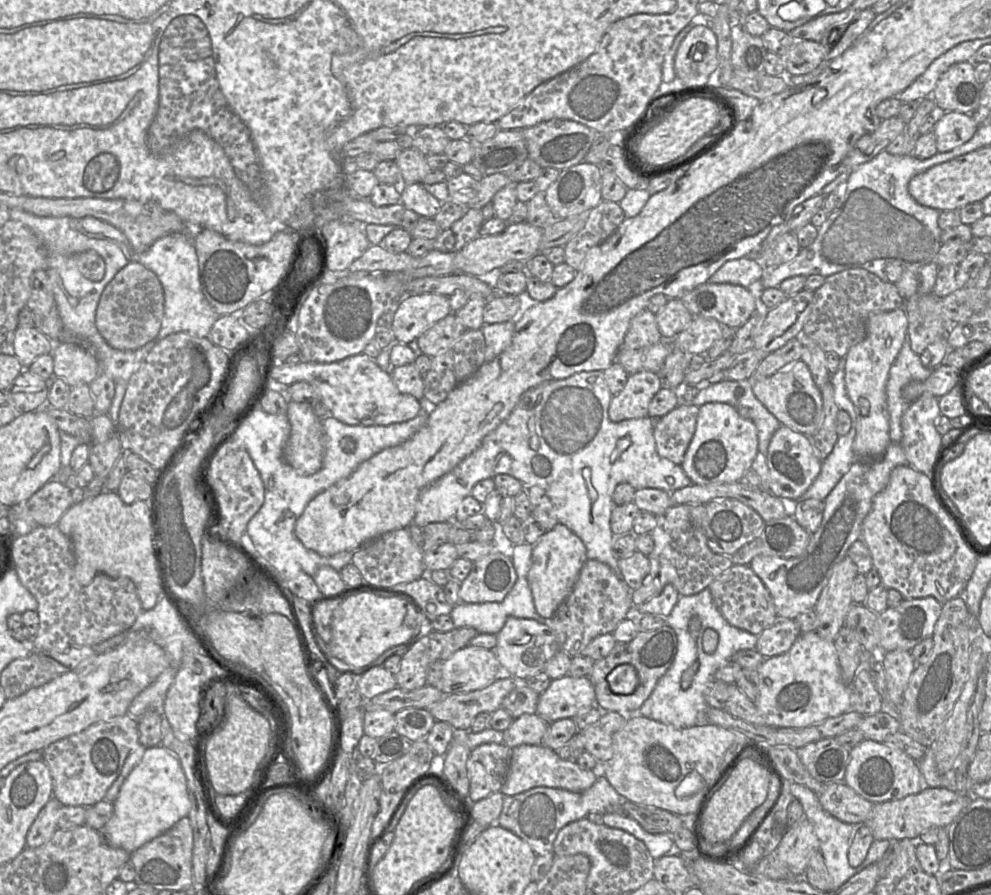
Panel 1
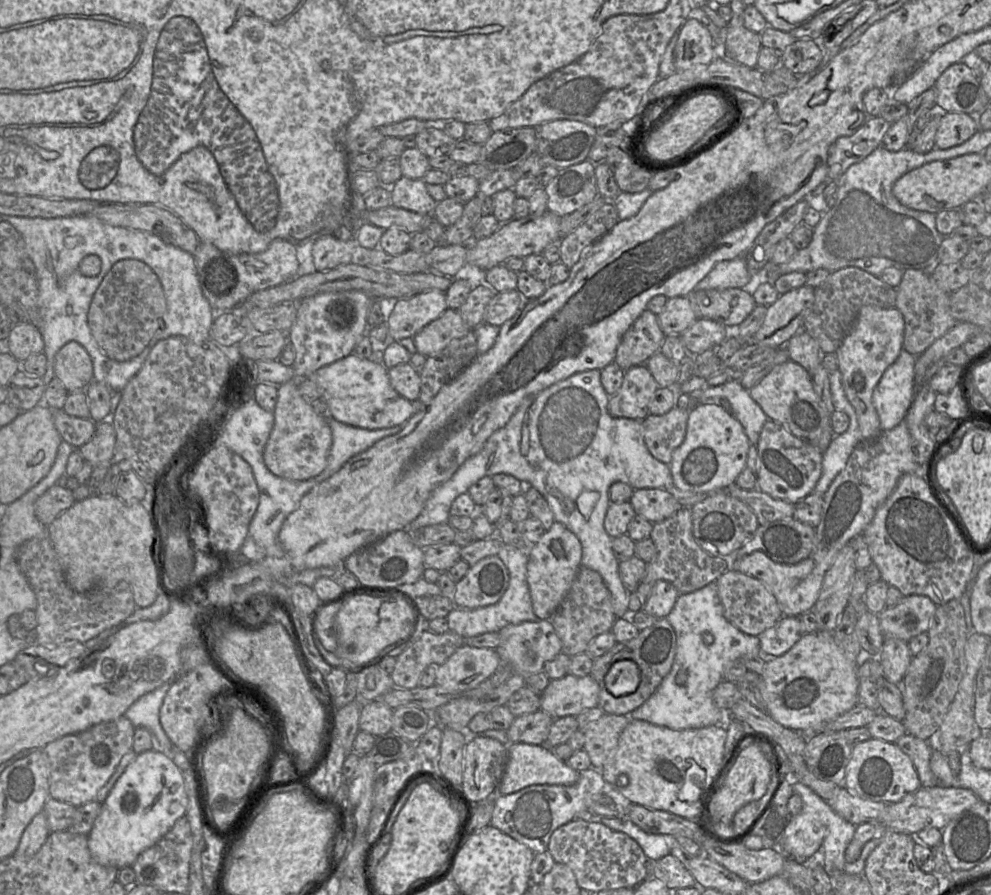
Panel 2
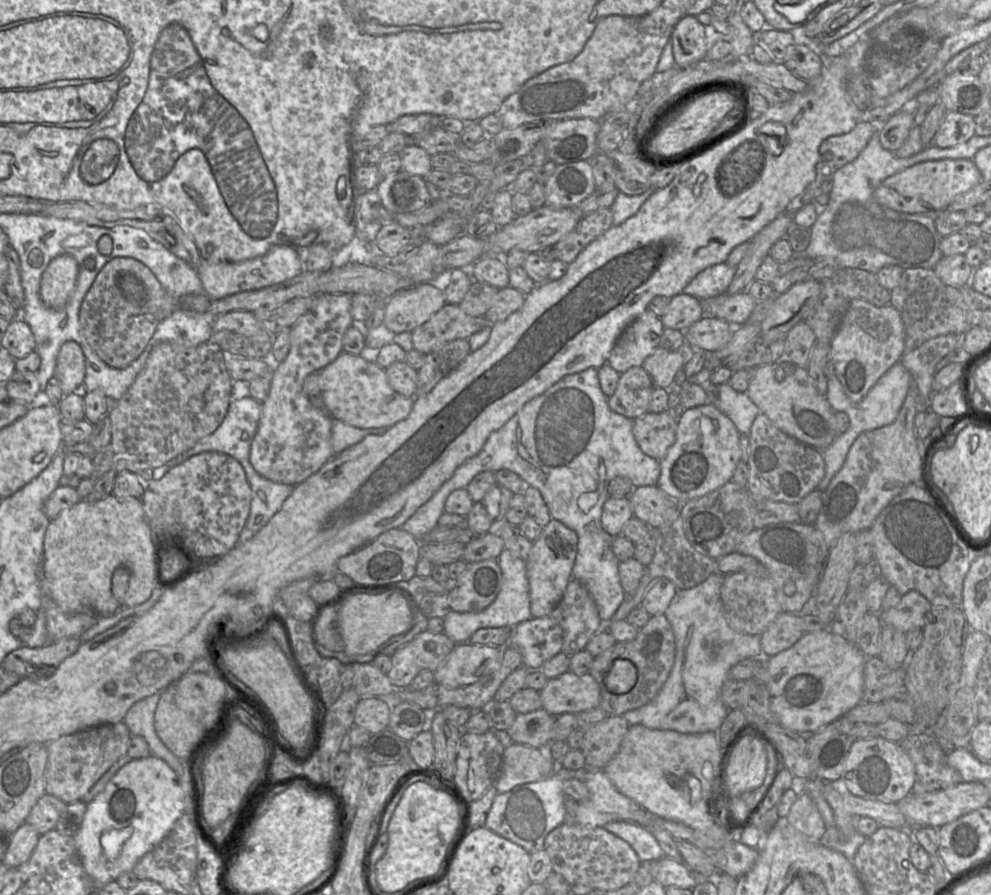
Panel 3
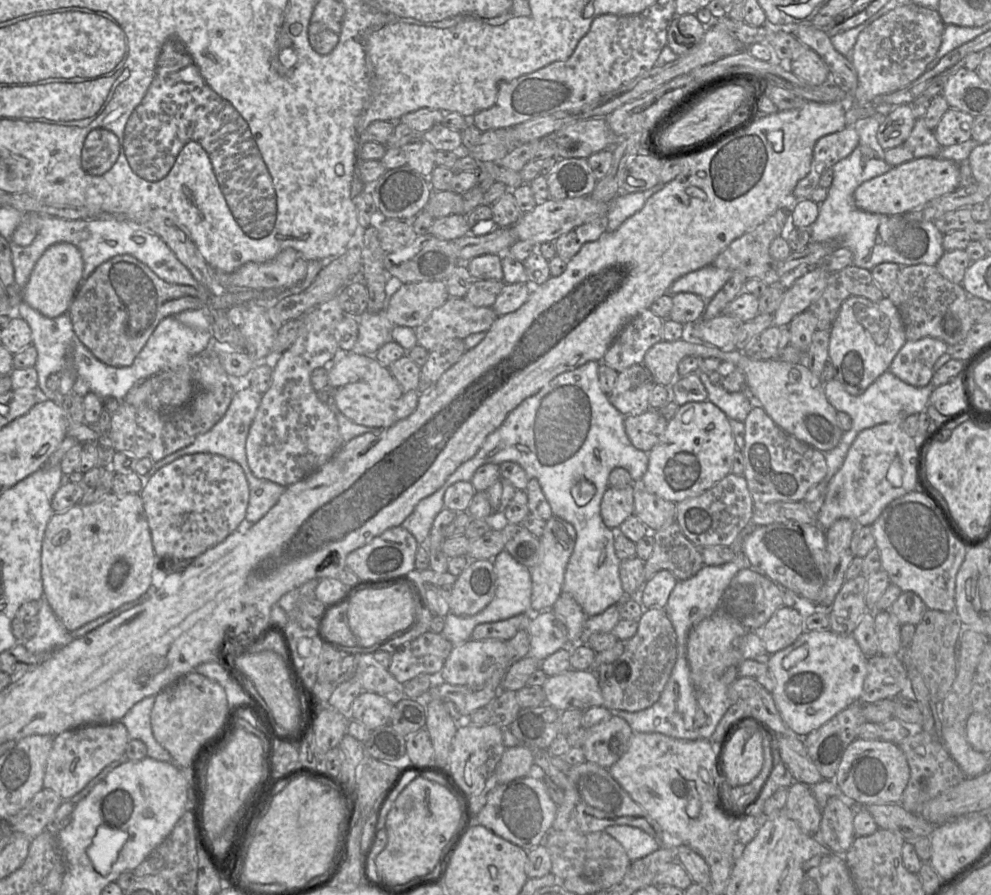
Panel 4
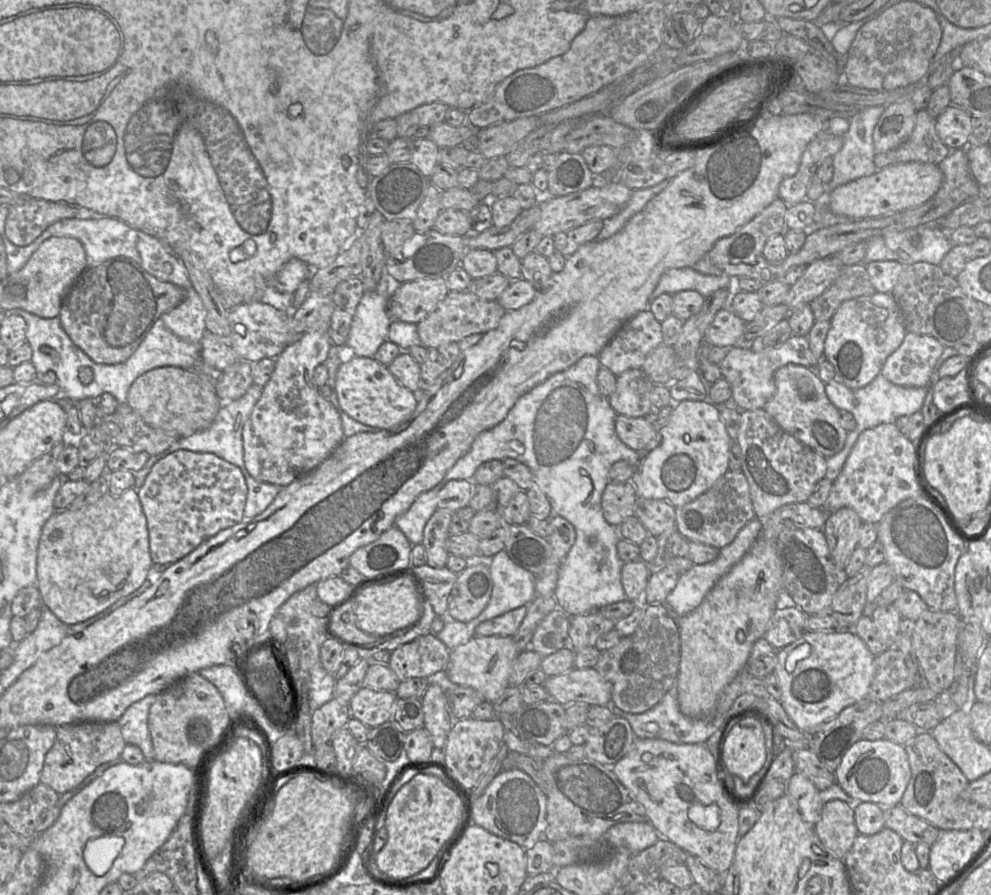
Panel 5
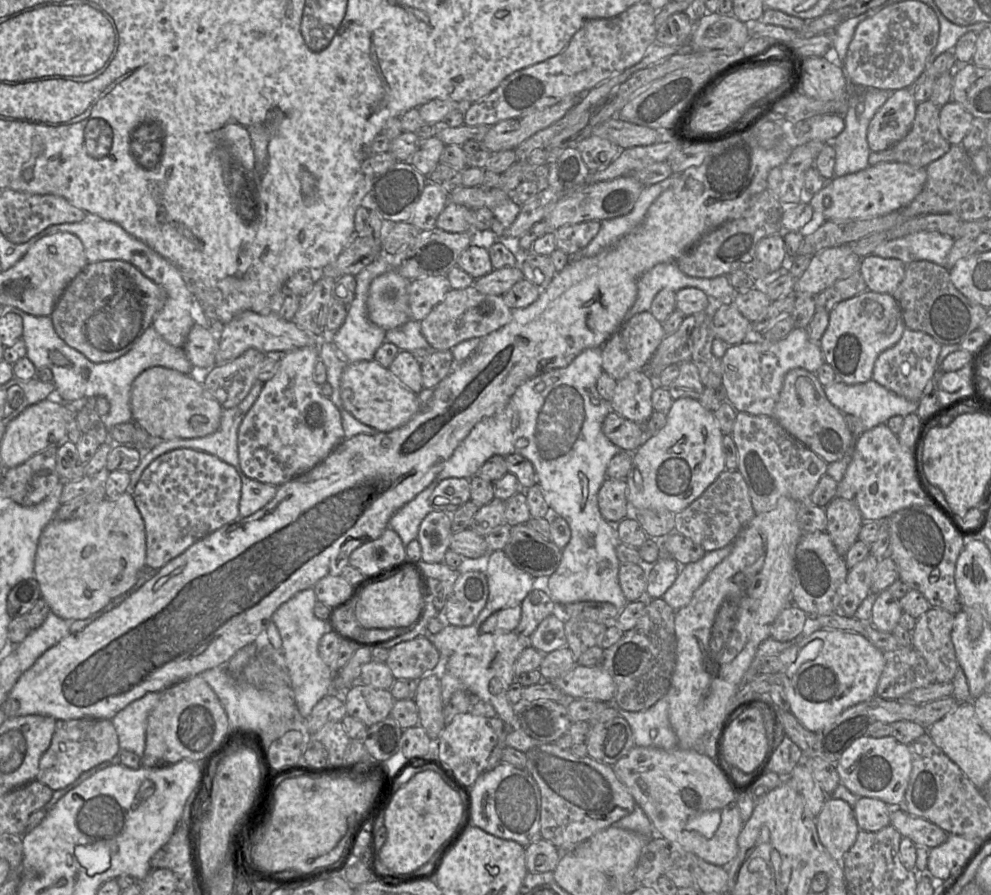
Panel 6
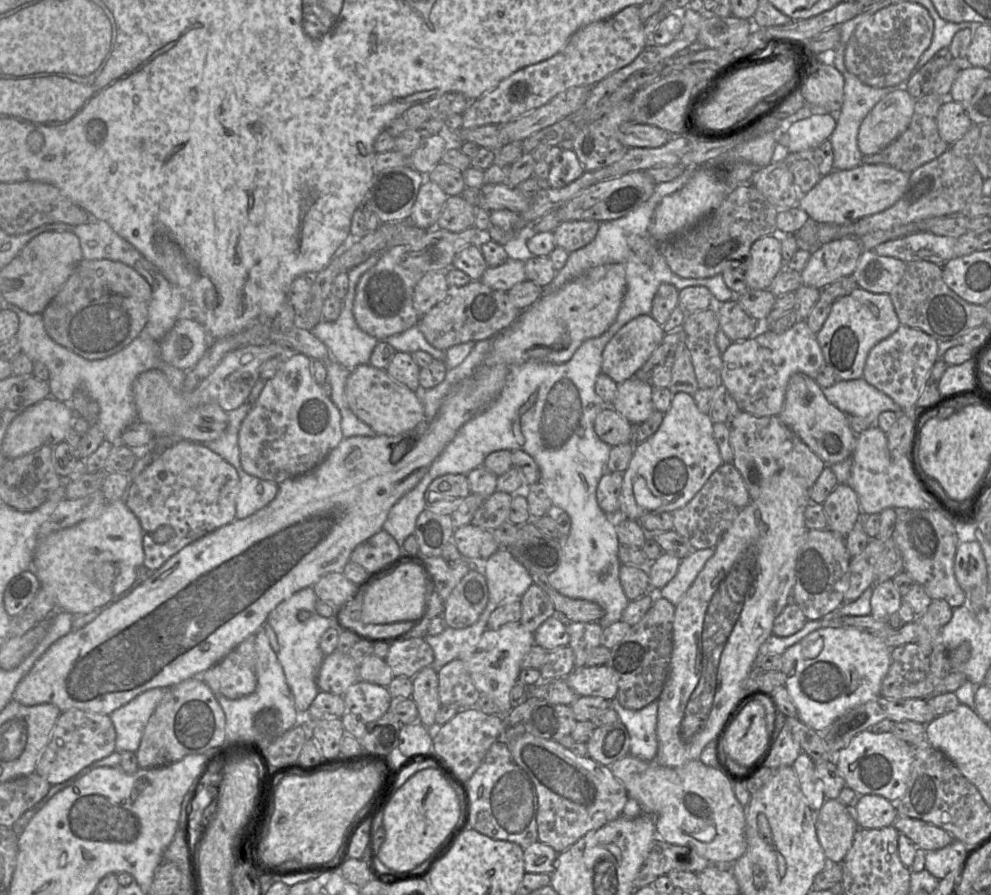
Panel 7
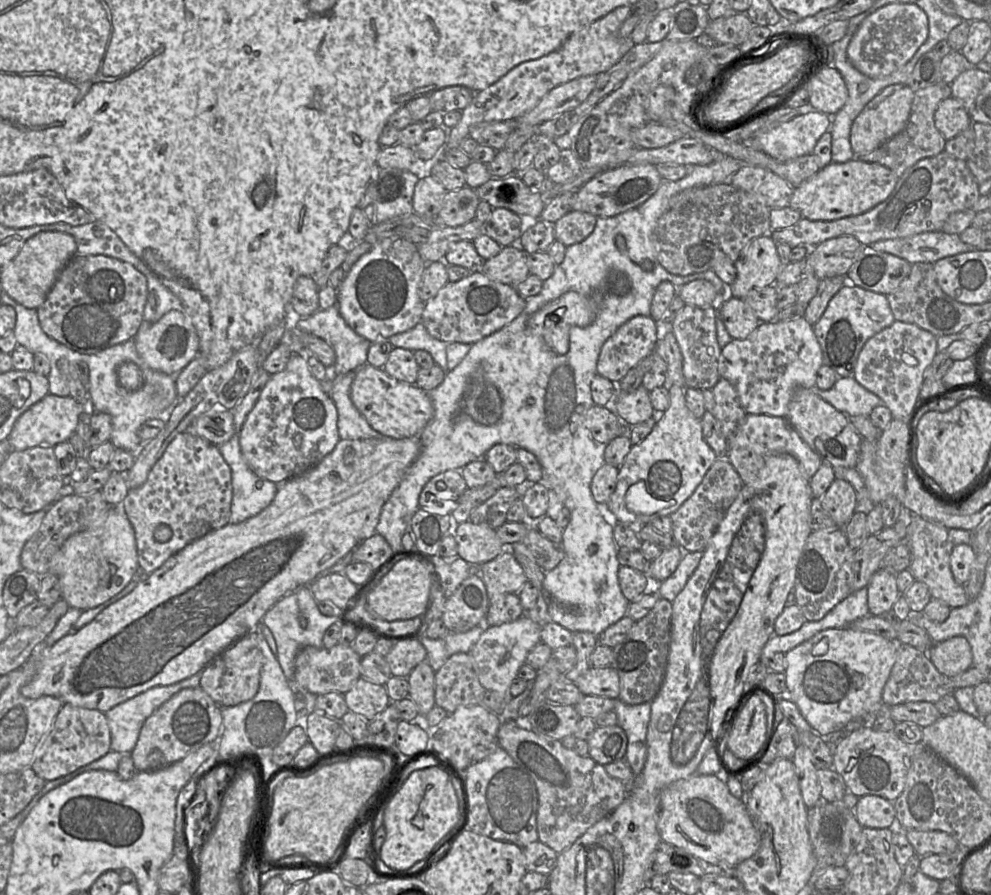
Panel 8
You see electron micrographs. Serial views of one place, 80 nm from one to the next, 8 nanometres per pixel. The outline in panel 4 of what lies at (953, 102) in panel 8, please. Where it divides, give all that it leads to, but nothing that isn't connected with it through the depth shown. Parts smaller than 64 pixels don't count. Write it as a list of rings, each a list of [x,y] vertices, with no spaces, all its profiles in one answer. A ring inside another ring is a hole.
[[[949,108],[934,130],[942,147],[961,144],[971,139],[974,117],[969,113]]]

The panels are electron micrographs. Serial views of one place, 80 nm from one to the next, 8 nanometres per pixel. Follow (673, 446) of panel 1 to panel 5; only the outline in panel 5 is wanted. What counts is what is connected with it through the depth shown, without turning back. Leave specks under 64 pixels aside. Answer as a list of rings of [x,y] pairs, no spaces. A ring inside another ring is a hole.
[[[618,414],[615,419],[615,431],[626,446],[640,453],[649,450],[658,432],[646,417],[628,417]]]

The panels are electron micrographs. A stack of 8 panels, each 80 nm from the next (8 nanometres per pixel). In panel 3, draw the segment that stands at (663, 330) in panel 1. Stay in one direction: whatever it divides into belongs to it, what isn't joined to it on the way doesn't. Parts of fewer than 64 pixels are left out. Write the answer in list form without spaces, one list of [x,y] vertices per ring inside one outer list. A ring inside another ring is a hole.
[[[682,292],[670,299],[667,310],[660,318],[665,328],[685,331],[703,316],[703,301]]]

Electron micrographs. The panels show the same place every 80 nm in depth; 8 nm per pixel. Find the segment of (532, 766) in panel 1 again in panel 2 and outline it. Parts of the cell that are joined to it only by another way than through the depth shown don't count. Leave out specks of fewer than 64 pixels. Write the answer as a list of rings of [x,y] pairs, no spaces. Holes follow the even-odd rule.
[[[510,743],[507,746],[507,761],[497,794],[511,794],[536,784],[572,785],[579,779],[579,772],[560,760],[547,745]]]

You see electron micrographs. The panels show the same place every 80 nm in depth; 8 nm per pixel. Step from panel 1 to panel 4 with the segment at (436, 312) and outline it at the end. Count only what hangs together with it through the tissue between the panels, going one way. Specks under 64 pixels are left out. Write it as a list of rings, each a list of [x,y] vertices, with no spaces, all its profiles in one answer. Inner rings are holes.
[[[443,280],[405,283],[389,298],[386,314],[395,326],[416,328],[449,298]]]

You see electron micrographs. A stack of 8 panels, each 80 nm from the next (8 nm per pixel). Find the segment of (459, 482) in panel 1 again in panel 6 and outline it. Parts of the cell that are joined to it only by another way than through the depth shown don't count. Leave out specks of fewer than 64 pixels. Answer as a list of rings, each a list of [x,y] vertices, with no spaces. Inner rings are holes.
[[[588,348],[566,367],[543,372],[524,382],[516,389],[502,411],[482,419],[472,428],[433,482],[391,517],[389,528],[399,535],[406,547],[412,540],[417,539],[421,522],[432,511],[430,496],[442,480],[471,479],[492,456],[520,454],[533,464],[536,483],[541,486],[544,499],[551,510],[550,515],[563,517],[571,530],[571,538],[562,549],[560,564],[545,580],[545,589],[559,607],[574,602],[597,601],[609,602],[618,609],[623,609],[628,601],[618,579],[621,563],[617,558],[617,546],[620,541],[615,524],[605,520],[598,508],[598,491],[607,478],[608,464],[612,457],[621,451],[602,430],[604,419],[613,411],[611,402],[605,400],[597,390],[597,380],[602,372],[601,348]]]

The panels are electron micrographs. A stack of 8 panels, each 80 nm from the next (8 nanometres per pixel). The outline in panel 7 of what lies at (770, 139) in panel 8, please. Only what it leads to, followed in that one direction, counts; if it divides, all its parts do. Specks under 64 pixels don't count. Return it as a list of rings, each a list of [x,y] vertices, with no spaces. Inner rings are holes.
[[[813,114],[794,122],[782,136],[783,149],[790,153],[810,153],[835,130],[837,120],[831,114]]]

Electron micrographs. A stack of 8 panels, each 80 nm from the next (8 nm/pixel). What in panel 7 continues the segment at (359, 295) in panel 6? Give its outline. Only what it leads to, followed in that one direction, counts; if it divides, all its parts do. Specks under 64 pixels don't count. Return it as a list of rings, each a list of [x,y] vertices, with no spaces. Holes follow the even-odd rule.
[[[374,254],[363,263],[348,270],[348,291],[342,300],[342,310],[339,318],[334,322],[322,320],[311,330],[312,333],[328,347],[333,360],[350,370],[359,365],[368,364],[372,351],[379,341],[377,338],[361,330],[353,315],[353,303],[357,283],[361,276],[377,263],[379,255],[380,254]]]

